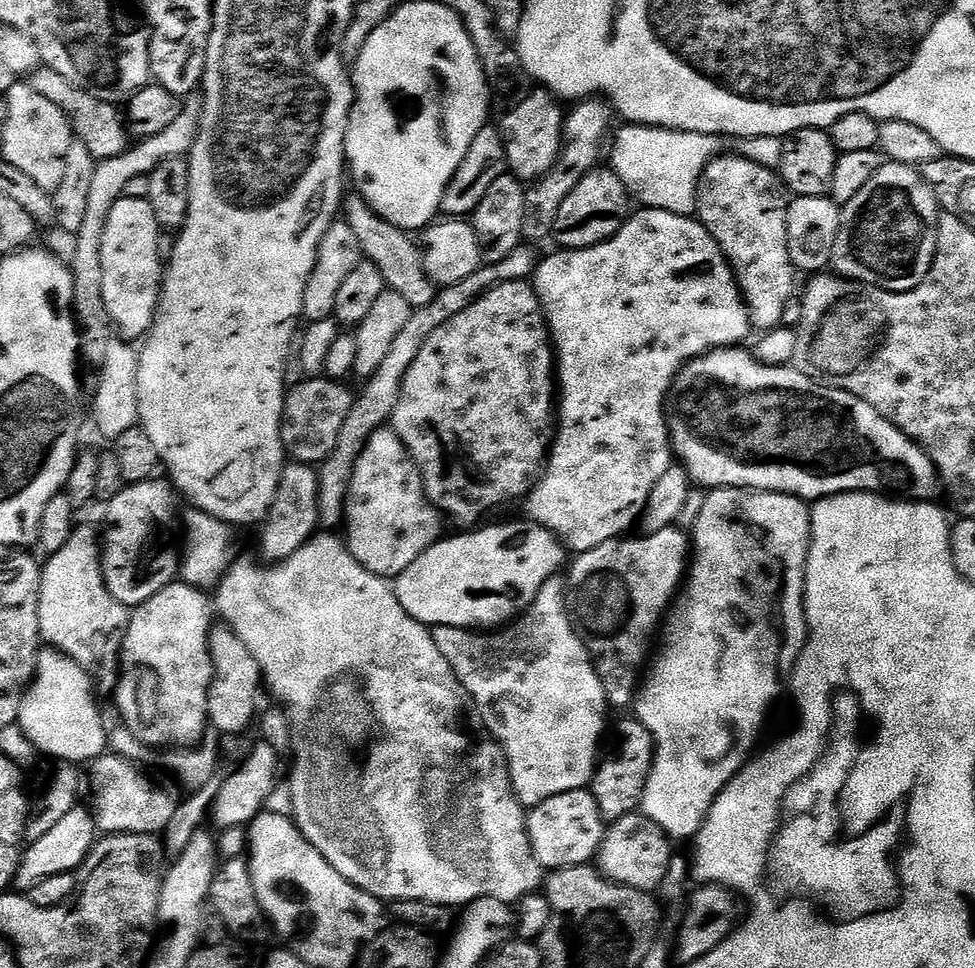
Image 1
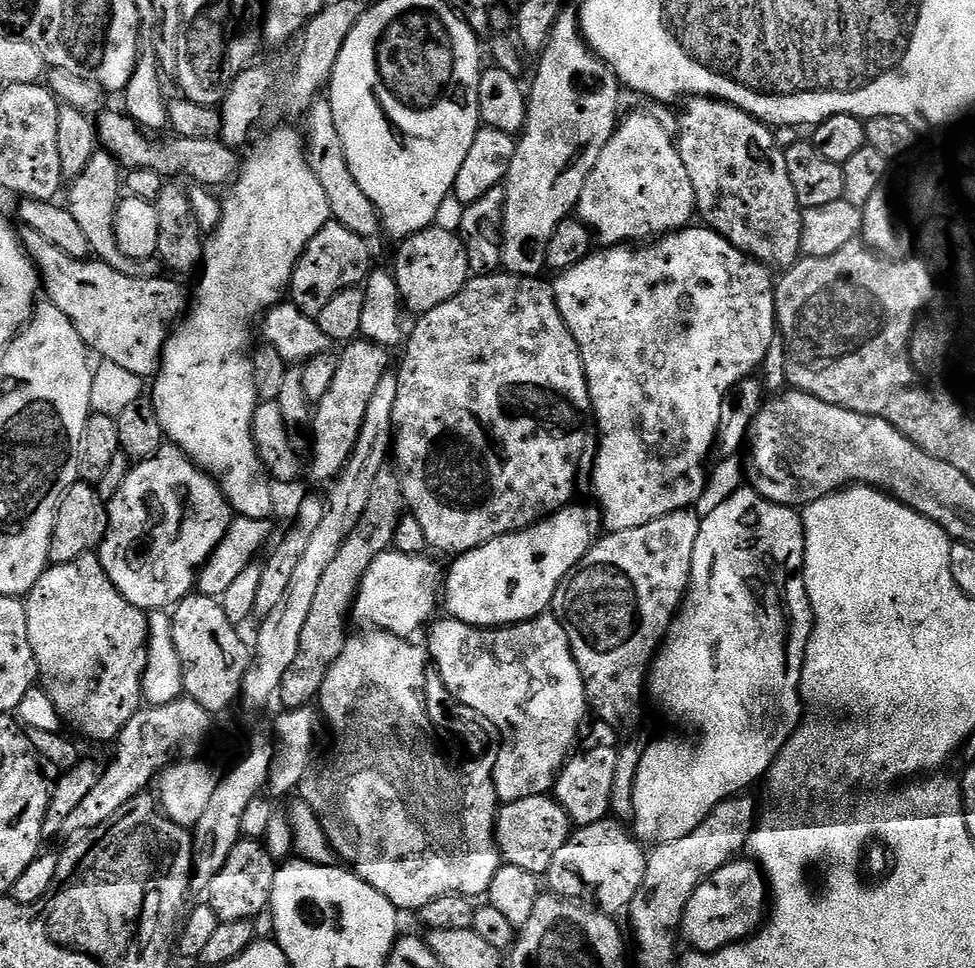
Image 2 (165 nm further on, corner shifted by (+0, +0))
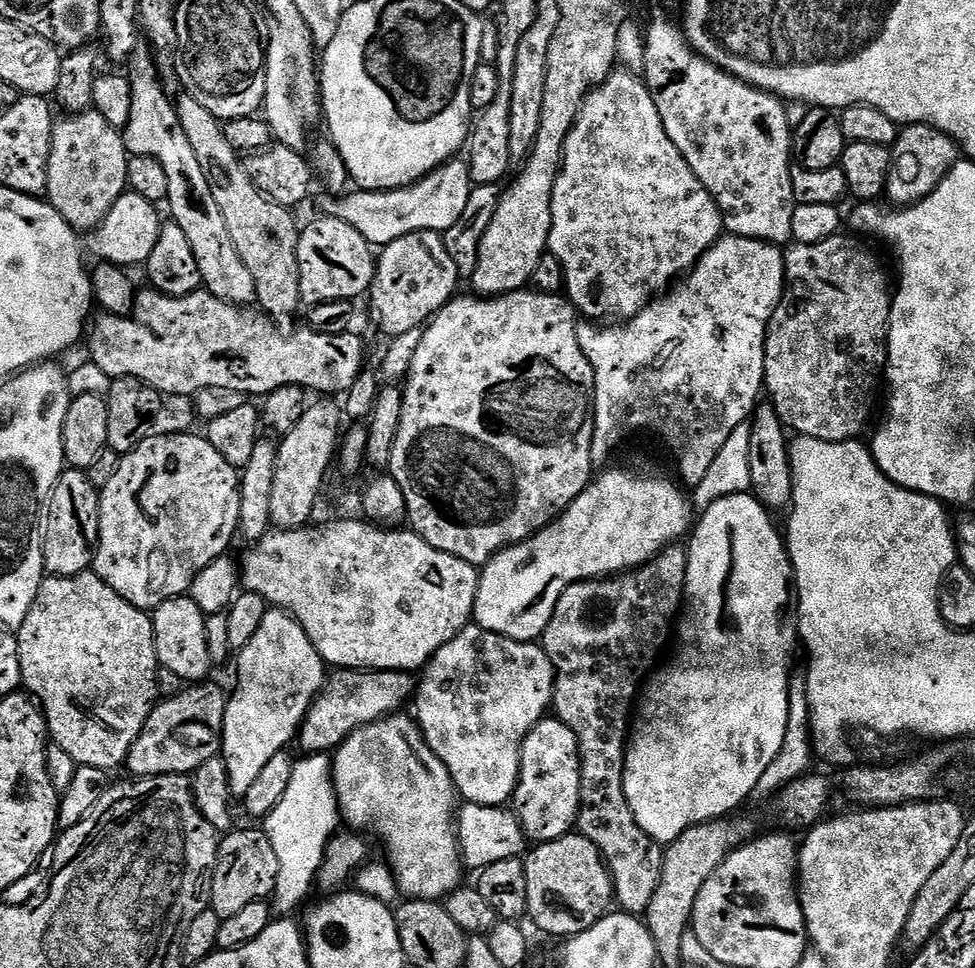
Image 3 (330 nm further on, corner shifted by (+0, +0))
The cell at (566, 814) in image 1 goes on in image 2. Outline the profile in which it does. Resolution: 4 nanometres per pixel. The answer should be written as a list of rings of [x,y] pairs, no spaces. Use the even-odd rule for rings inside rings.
[[[551,795],[531,796],[504,804],[496,813],[496,845],[505,864],[522,866],[537,874],[547,873],[554,856],[566,846],[574,825],[566,810]]]

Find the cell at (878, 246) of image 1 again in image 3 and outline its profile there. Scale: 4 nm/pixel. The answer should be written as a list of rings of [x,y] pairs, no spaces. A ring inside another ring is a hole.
[[[909,124],[899,129],[896,143],[891,145],[892,165],[888,179],[887,199],[893,205],[916,204],[936,189],[938,182],[956,165],[958,145],[944,132],[928,124]]]

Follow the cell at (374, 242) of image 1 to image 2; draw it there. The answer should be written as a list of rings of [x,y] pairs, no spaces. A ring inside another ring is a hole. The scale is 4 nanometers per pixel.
[[[327,99],[316,100],[308,112],[308,132],[306,131],[306,155],[310,170],[314,170],[314,178],[322,182],[322,191],[326,193],[326,202],[330,202],[332,220],[346,226],[354,234],[365,238],[380,236],[382,221],[374,202],[366,198],[362,186],[354,182],[354,174],[350,174],[350,162],[346,162],[346,150],[342,150],[342,137],[338,134],[338,126],[334,126],[332,105]]]

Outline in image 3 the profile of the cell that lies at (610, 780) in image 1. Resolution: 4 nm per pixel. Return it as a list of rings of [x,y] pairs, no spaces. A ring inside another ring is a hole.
[[[540,720],[526,734],[520,751],[520,777],[510,801],[525,837],[536,844],[545,844],[569,835],[576,828],[580,813],[580,743],[562,721]]]

